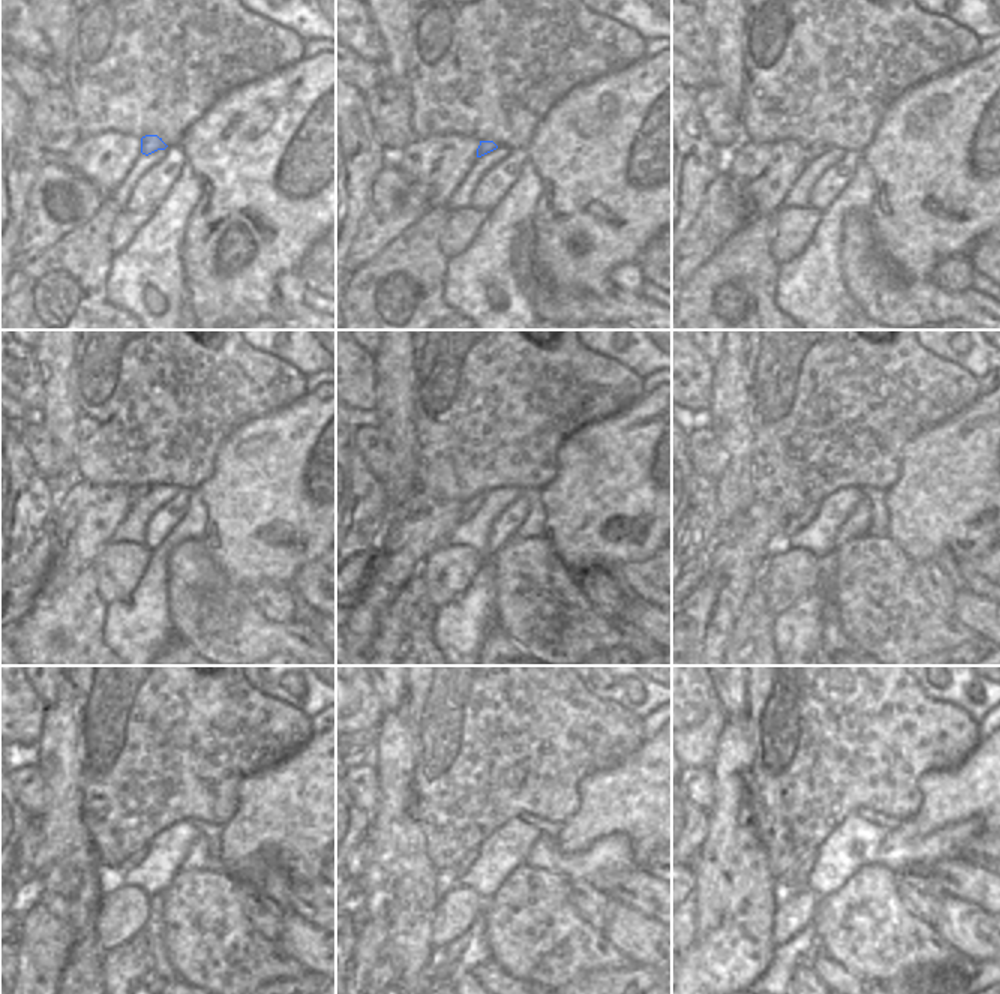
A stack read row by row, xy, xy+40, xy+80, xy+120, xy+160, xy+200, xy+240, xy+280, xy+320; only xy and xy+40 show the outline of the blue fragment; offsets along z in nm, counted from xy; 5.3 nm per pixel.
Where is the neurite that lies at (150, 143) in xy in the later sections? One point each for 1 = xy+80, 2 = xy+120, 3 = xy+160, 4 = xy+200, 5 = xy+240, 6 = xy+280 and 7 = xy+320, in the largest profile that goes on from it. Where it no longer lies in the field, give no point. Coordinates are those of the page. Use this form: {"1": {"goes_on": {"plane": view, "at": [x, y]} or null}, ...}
{"1": {"goes_on": {"plane": "xy+80", "at": [816, 150]}}, "2": {"goes_on": {"plane": "xy+120", "at": [138, 492]}}, "3": {"goes_on": {"plane": "xy+160", "at": [471, 507]}}, "4": {"goes_on": {"plane": "xy+200", "at": [808, 513]}}, "5": {"goes_on": {"plane": "xy+240", "at": [135, 858]}}, "6": {"goes_on": {"plane": "xy+280", "at": [467, 862]}}, "7": {"goes_on": {"plane": "xy+320", "at": [795, 879]}}}

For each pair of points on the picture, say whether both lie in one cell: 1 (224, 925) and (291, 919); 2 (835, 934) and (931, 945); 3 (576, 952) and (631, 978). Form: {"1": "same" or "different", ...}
{"1": "different", "2": "same", "3": "different"}

